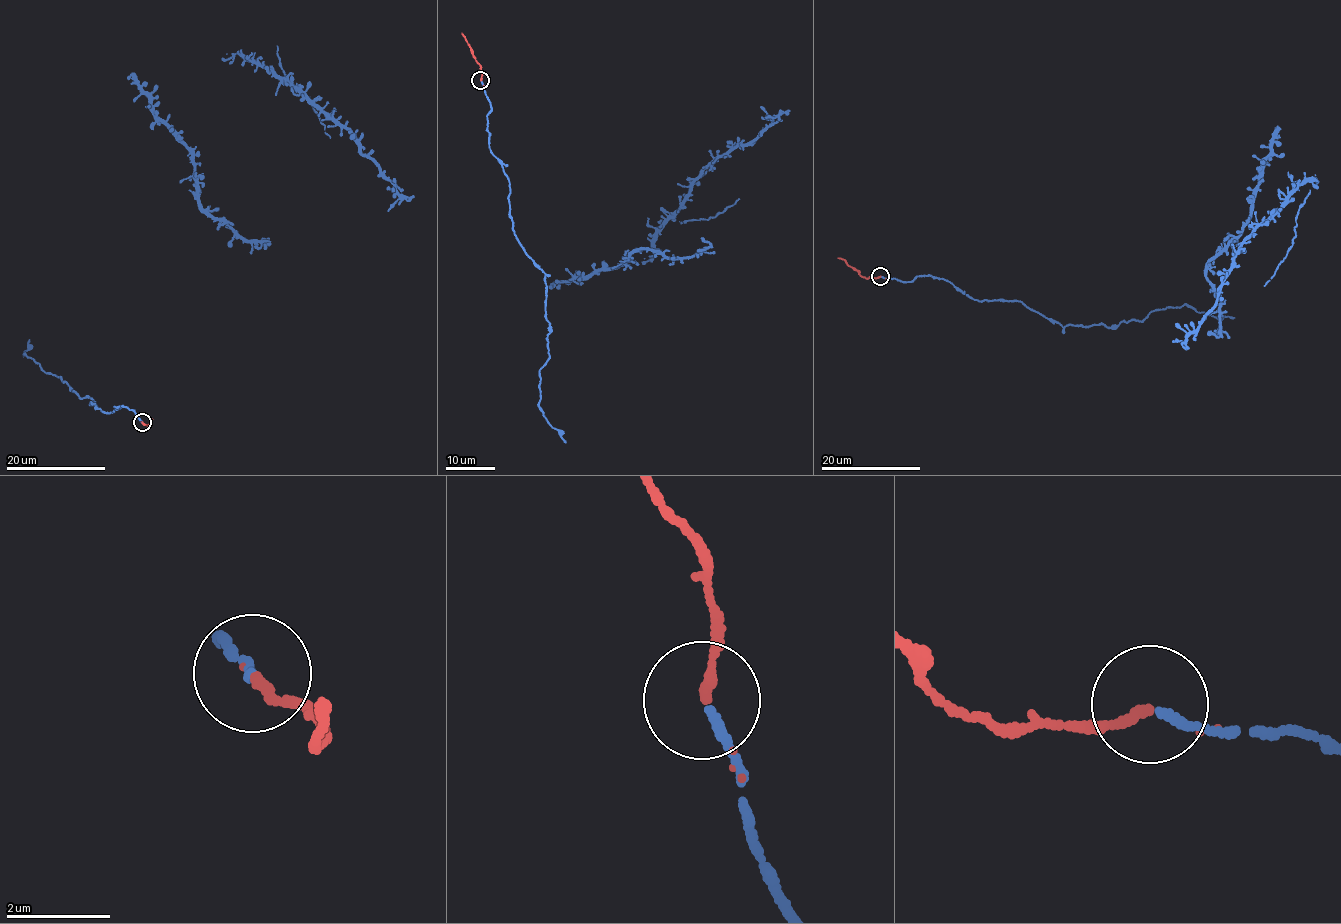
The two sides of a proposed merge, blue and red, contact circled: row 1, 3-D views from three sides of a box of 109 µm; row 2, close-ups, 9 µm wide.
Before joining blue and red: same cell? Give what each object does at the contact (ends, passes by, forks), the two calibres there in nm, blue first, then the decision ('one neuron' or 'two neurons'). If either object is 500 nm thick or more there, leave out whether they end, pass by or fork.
blue ends | red ends | 150/170 nm | one neuron

